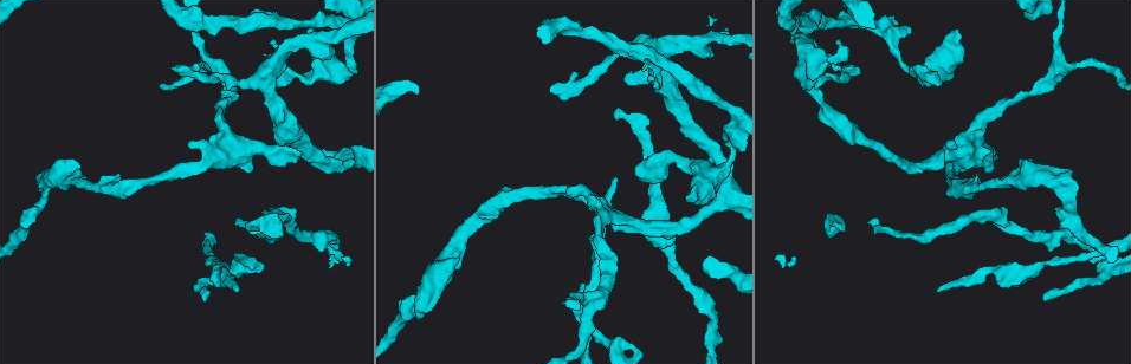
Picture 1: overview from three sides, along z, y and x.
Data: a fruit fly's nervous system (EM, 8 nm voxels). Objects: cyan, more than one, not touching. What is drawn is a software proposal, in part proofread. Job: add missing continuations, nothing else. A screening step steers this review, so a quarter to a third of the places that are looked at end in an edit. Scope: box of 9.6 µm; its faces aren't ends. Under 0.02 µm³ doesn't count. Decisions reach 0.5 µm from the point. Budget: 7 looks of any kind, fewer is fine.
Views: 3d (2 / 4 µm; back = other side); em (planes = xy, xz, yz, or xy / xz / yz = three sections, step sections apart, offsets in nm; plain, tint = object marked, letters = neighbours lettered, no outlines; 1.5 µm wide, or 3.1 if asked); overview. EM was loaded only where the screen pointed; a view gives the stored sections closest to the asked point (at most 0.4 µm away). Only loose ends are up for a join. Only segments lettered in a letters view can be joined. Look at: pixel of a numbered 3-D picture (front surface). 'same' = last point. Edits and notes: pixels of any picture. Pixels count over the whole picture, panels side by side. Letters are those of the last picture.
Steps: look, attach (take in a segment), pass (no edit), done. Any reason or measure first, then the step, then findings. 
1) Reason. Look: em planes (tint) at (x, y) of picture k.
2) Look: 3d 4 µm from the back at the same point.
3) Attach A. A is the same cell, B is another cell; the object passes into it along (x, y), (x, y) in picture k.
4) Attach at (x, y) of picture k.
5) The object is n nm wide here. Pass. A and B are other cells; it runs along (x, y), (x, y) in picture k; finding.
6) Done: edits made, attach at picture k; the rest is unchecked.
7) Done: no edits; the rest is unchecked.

Free end. Look: em xy step 8 (letters) at (851, 66) of picture 1.

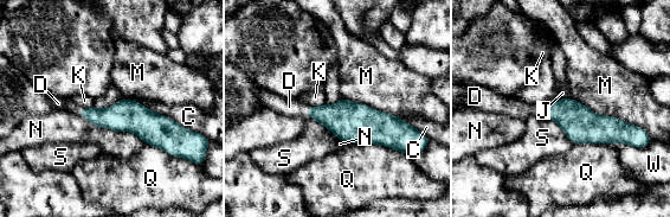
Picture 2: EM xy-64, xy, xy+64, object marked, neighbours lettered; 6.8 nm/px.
Attach at (289, 107) of picture 2. D is the same cell, C, J, K, M, N, Q, S and W are other cells; the object passes into it along (342, 119), (307, 112), (289, 107) in picture 2; the cell continues.

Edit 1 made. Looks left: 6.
Look: overview.

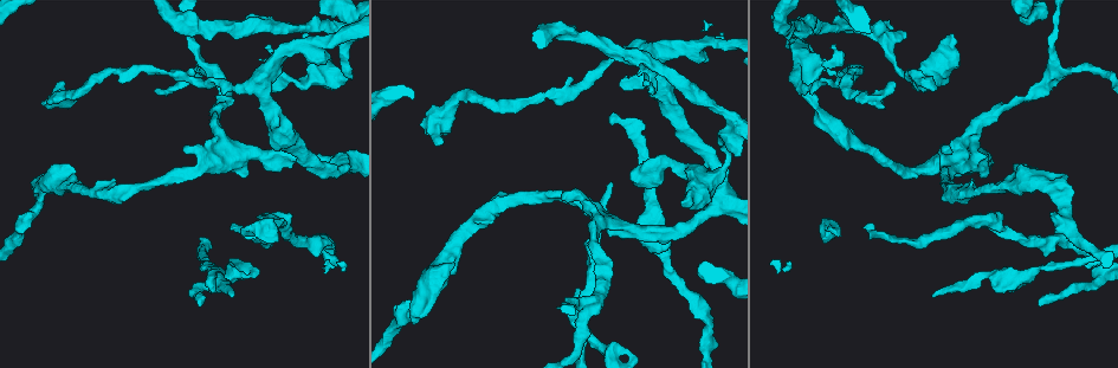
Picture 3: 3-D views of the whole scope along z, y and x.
Free end. Look: em yz step 8 (letters) at (684, 199) of picture 3.

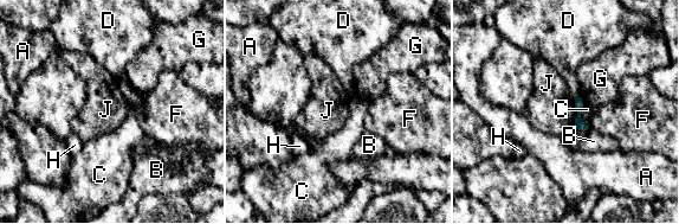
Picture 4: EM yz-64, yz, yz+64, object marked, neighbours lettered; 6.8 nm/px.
Pass. A, B, C, D, F, G, H and J are other cells; a border runs along (575, 98), (575, 119), (570, 126) in picture 4; no lettered segment goes on from it.

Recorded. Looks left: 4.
Branch stops here. Look: em xy step 8 (letters) at (424, 315) of picture 3.

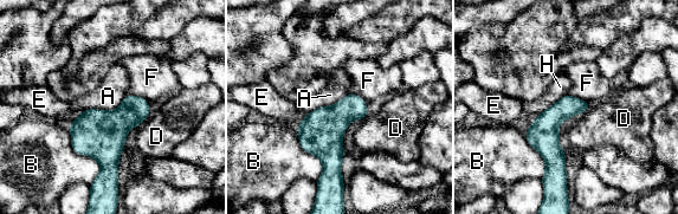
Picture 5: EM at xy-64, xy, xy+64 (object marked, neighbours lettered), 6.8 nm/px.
Pass. A, B, D, E, F and H are other cells; a border runs along (568, 93), (591, 103) in picture 5; no lettered segment goes on from it.

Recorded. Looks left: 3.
Done: edits made, attach at picture 2; the rest is unchecked.

